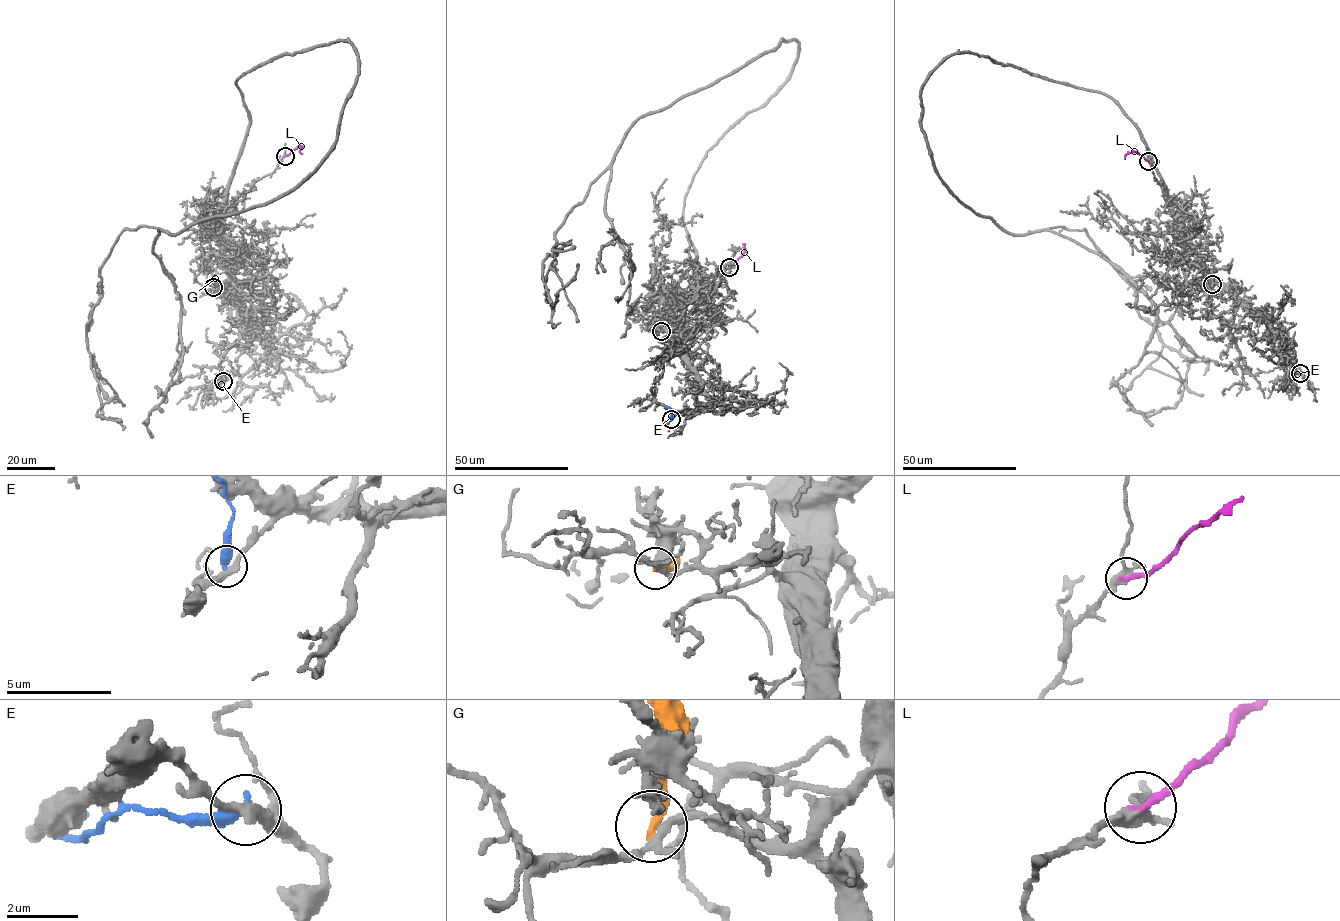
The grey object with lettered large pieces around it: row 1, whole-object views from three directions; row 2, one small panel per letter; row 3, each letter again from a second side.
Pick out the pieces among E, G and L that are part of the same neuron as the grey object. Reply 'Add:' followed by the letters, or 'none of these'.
Add: L

